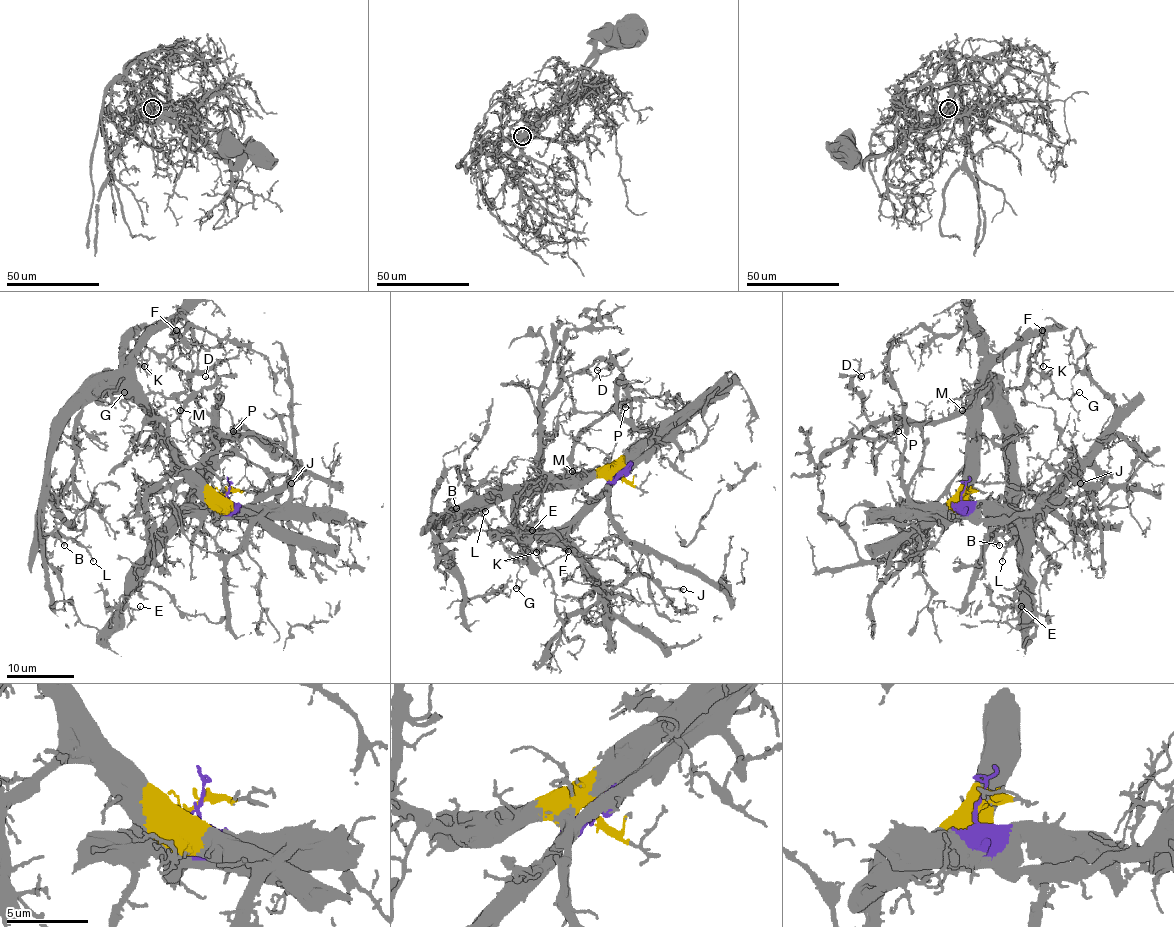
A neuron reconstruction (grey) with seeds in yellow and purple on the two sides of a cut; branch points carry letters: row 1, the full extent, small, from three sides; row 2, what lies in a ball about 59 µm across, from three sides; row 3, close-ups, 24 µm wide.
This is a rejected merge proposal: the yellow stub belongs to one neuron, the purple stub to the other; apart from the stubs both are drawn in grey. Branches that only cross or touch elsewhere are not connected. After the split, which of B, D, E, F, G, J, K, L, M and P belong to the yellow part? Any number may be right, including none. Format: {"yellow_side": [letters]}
{"yellow_side": ["B", "D", "F", "G", "K", "L", "M"]}

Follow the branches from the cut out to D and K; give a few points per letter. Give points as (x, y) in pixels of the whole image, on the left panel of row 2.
D: (225, 493), (217, 495), (190, 468), (156, 419), (147, 420), (171, 422), (213, 383), (215, 376), (205, 376)
K: (225, 493), (217, 495), (178, 453), (124, 360), (130, 338), (149, 349), (144, 366)

